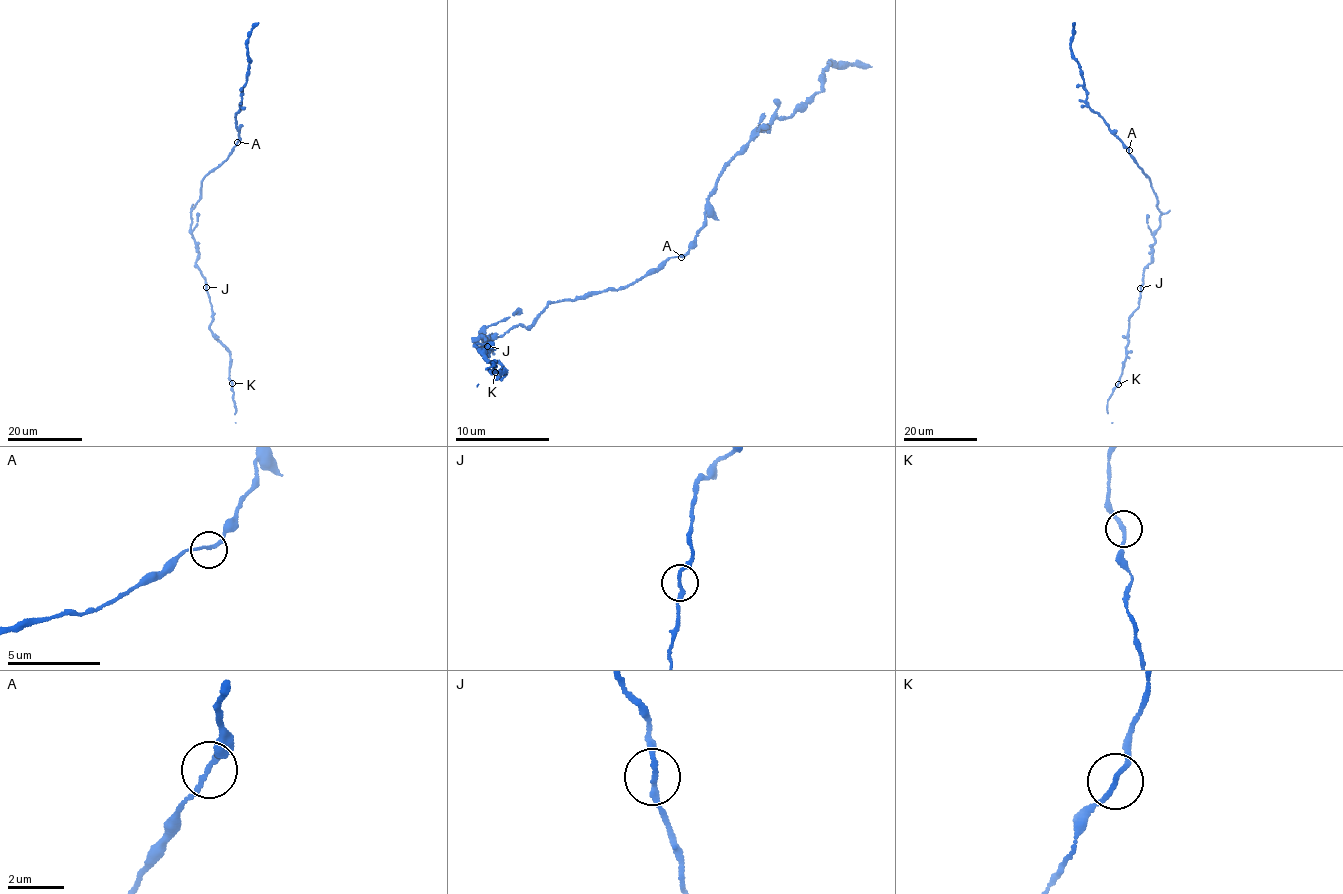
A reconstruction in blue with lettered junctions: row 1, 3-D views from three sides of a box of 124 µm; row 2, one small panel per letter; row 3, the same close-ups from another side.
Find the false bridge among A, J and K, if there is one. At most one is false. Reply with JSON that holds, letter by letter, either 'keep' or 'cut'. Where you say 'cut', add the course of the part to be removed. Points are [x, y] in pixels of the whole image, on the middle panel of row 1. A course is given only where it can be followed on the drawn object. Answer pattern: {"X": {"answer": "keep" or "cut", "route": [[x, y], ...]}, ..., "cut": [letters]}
{"A": {"answer": "keep"}, "J": {"answer": "keep"}, "K": {"answer": "keep"}, "cut": []}

